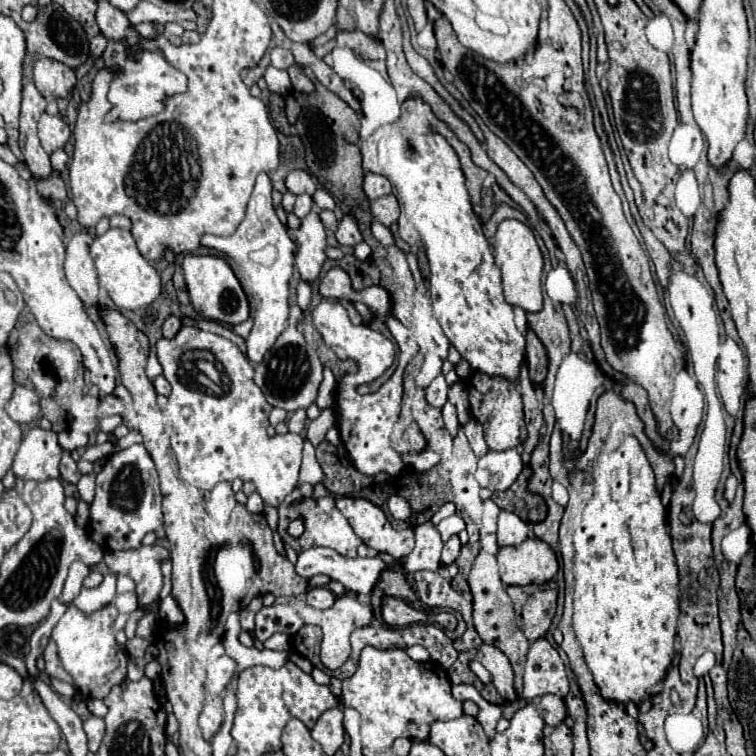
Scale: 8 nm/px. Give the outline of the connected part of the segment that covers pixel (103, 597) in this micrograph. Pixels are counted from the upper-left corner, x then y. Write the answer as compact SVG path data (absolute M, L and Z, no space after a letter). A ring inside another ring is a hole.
M107 574L99 588L91 588L91 590L83 588L81 594L75 598L75 604L81 604L81 608L87 614L107 606L115 598L115 582L117 582L117 576L115 574Z

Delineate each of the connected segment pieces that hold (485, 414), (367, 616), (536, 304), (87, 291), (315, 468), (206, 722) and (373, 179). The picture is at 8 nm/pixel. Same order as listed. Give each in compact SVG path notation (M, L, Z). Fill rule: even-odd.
M475 372L471 376L471 384L467 390L469 390L471 414L485 428L489 450L507 450L507 448L515 448L525 442L527 428L523 420L523 404L521 404L521 396L515 390L515 384L505 382L503 378L493 378L493 376Z
M345 594L345 596L339 596L335 600L335 604L327 610L317 610L317 608L311 608L311 606L303 606L299 604L297 606L297 612L299 616L305 620L305 624L315 624L323 630L323 648L321 648L321 662L327 670L337 670L337 666L345 664L349 652L351 652L351 646L349 646L349 634L353 632L353 626L359 628L359 626L369 626L373 622L373 610L371 606L367 604L361 604L357 600L357 596L351 596L351 594Z
M503 220L495 234L495 264L503 274L503 294L511 306L521 306L525 312L539 312L543 306L543 254L531 228L519 220Z
M85 230L71 236L67 244L67 258L65 258L65 274L71 288L79 294L79 298L85 302L87 308L101 306L99 302L99 288L97 288L97 276L95 266L89 256L93 236Z
M305 442L303 448L303 464L301 464L301 474L299 474L299 482L309 482L309 484L319 484L323 482L325 474L319 466L319 462L315 460L315 448L311 446L311 442Z
M207 704L199 716L199 728L203 732L203 738L211 740L221 728L221 722L223 722L223 712L213 704Z
M367 172L367 174L365 174L363 190L365 190L365 194L367 194L369 200L377 200L377 198L381 198L381 196L385 196L385 194L391 194L391 184L389 184L389 180L387 180L385 176Z

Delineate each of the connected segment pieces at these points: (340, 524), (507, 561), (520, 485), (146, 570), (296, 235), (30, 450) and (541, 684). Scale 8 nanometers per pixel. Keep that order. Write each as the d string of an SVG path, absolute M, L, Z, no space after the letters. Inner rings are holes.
M299 484L285 500L283 504L279 504L279 526L277 526L277 532L279 536L283 538L285 544L289 544L295 552L305 552L307 548L313 548L313 546L325 546L325 548L331 548L335 552L339 552L341 556L347 556L347 558L355 558L357 556L357 546L359 546L359 538L357 534L353 532L351 524L347 522L347 518L337 510L335 506L335 500L331 496L327 498L313 498L313 492L311 490L305 490L305 484ZM295 516L303 516L305 518L305 532L301 538L293 540L287 532L285 532L285 526L295 518Z
M525 540L519 546L505 546L497 552L501 582L505 586L545 584L557 570L555 552L543 540Z
M525 464L515 484L505 492L495 492L493 502L507 512L515 512L523 522L535 524L545 520L547 504L539 494L529 490L529 478L531 478L531 466Z
M153 544L141 546L139 550L125 550L125 552L105 552L105 564L115 574L127 574L137 582L137 596L139 604L149 604L157 600L163 588L163 574L161 574L161 560L169 558L167 548Z
M311 210L303 220L299 228L289 228L291 240L299 246L295 254L295 266L299 268L299 274L303 280L313 282L319 278L321 266L325 262L325 226L319 218L319 212Z
M33 428L23 438L19 452L13 460L13 474L23 480L49 480L59 478L59 460L63 448L53 430Z
M539 638L531 644L527 654L521 698L531 700L545 694L565 698L569 690L569 680L561 656L545 638Z

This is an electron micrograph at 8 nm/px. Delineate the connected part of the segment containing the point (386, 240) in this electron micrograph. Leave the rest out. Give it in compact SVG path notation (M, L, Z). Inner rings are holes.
M373 220L371 232L373 232L373 236L375 236L383 246L393 246L393 244L395 244L395 238L393 238L391 230L389 230L385 224L379 224L377 220Z

